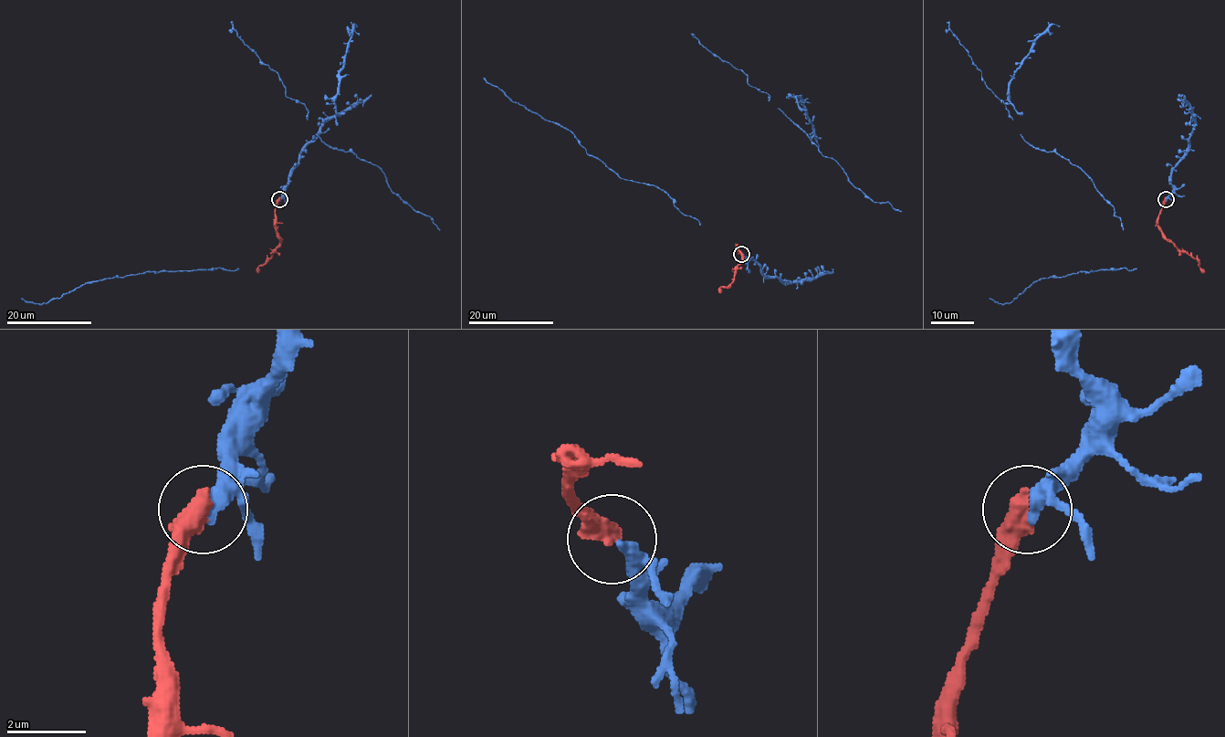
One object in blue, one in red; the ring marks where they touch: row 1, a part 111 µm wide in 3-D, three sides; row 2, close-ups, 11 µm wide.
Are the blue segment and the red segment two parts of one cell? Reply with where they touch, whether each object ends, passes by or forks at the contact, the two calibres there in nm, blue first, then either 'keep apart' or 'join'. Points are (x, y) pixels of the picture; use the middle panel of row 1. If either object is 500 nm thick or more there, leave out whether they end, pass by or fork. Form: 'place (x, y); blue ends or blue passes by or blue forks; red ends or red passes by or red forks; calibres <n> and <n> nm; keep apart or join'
place (741, 254); calibres 300 and 550 nm; join

